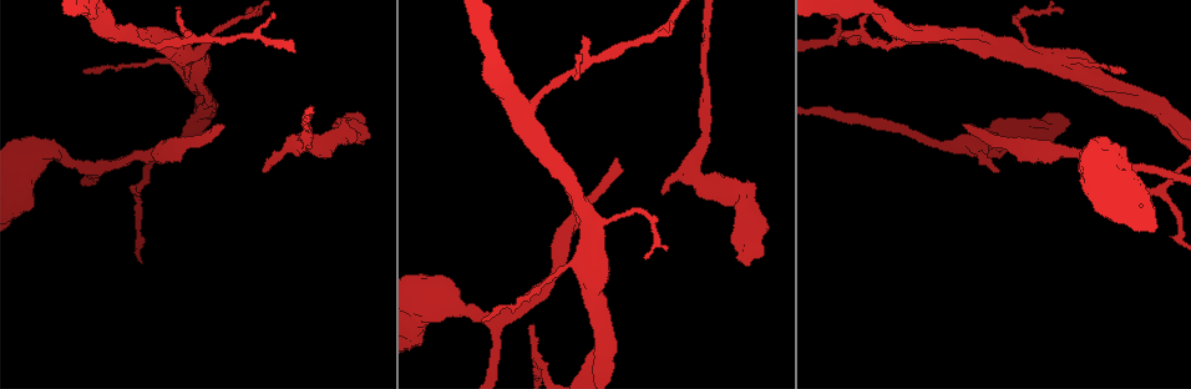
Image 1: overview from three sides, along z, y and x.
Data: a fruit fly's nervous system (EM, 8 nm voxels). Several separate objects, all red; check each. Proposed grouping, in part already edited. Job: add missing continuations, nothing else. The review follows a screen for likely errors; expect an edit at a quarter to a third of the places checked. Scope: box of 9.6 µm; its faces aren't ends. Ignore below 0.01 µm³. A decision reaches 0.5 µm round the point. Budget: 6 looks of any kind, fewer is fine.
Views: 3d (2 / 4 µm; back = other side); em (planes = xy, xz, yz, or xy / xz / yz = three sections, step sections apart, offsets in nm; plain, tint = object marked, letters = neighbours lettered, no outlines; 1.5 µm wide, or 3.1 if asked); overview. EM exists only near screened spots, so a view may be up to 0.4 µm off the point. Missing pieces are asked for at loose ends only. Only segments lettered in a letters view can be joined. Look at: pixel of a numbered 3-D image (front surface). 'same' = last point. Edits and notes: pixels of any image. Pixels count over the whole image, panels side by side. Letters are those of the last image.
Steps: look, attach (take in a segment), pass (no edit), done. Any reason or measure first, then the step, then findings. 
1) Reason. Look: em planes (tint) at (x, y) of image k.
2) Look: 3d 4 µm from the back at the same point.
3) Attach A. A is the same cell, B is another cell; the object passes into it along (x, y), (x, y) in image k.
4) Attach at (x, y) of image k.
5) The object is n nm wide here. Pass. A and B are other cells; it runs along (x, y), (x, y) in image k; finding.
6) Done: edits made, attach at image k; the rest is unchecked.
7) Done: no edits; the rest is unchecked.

Branch stops here. Look: em planes (tint) at (744, 264) of image 1.

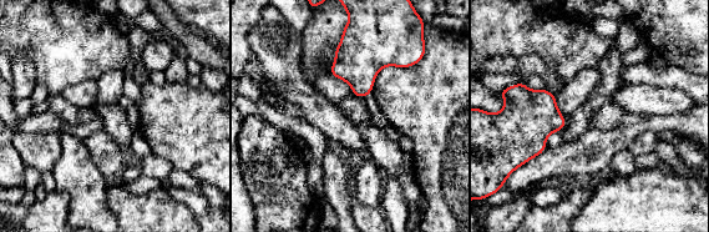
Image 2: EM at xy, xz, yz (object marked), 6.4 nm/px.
Look: em planes (letters) at the same point.

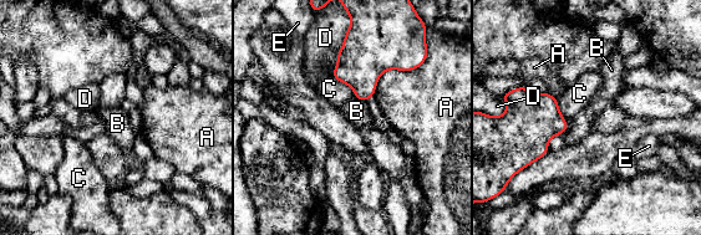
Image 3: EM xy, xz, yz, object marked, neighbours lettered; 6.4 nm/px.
The object is 200 nm wide here. Pass. A, B, C, D and E are other cells; a border runs along (333, 76), (346, 83), (356, 97) in image 3; none of them fits.

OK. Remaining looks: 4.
An open end. Look: em planes (letters) at (662, 194) of image 1.

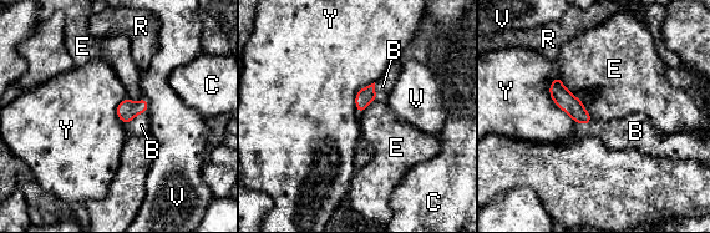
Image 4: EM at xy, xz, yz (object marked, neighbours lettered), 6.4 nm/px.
The object is 110 nm wide here. Attach B. B is the same cell, C, E, R, V and Y are other cells; the object passes into it along (127, 110), (136, 115), (141, 125) in image 4; the neuron continues.

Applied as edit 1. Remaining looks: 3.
End of a long branch. Look: 3d 4 µm at (616, 159) of image 1.

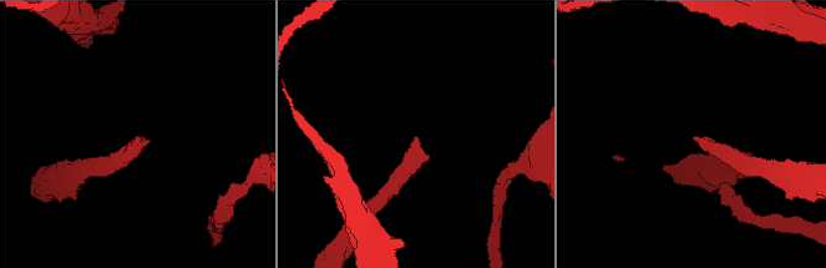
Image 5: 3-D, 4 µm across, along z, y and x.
Look: em xy step 4 (letters) at (697, 137) of image 5.

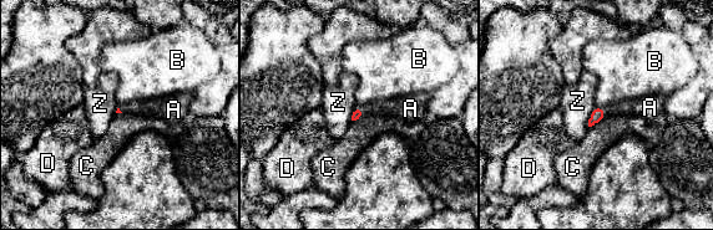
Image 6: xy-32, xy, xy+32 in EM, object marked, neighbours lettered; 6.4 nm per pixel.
Look: em yz step 8 (letters) at the same point.

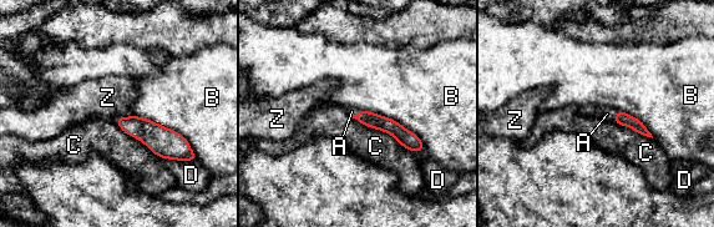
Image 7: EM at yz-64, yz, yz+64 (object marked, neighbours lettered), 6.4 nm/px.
Attach A. A is the same cell, B, C, D and Z are other cells; the neuron continues.

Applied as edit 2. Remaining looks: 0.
Done: edits made, attach at image 4, attach at image 7; the rest is unchecked.

